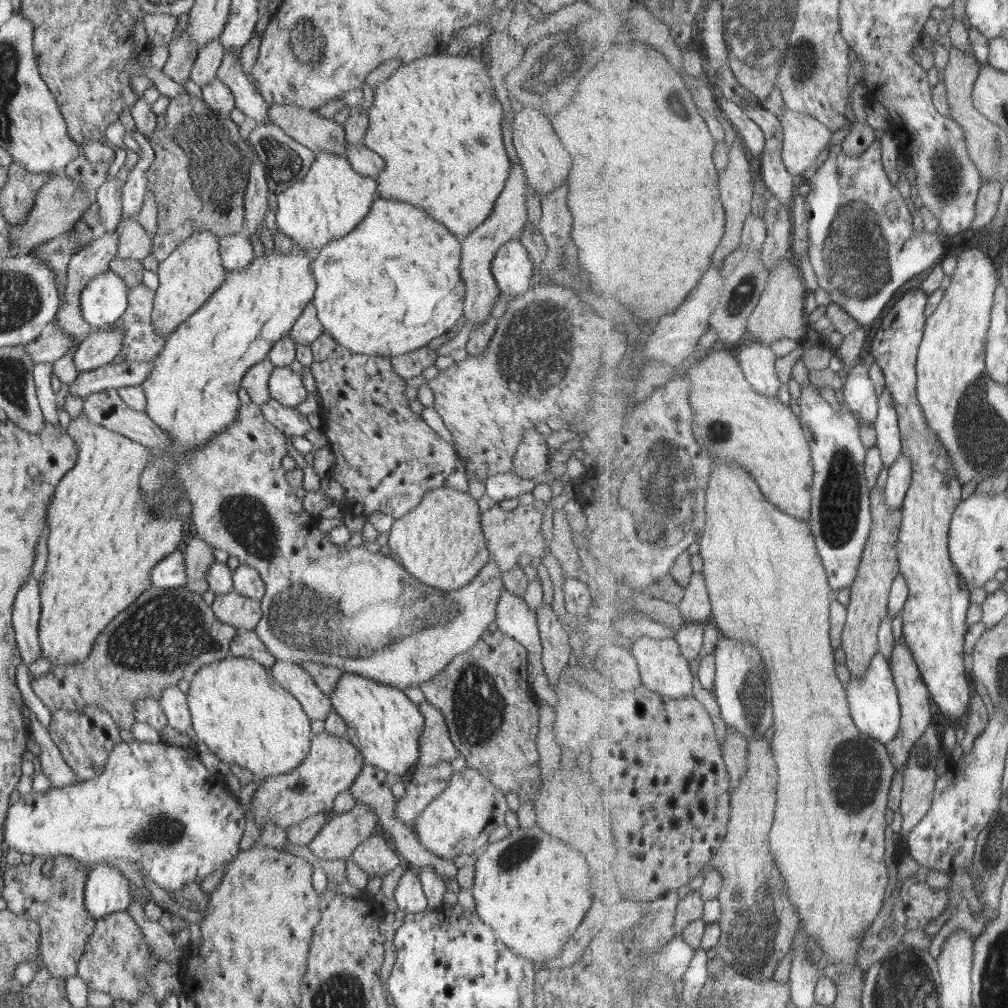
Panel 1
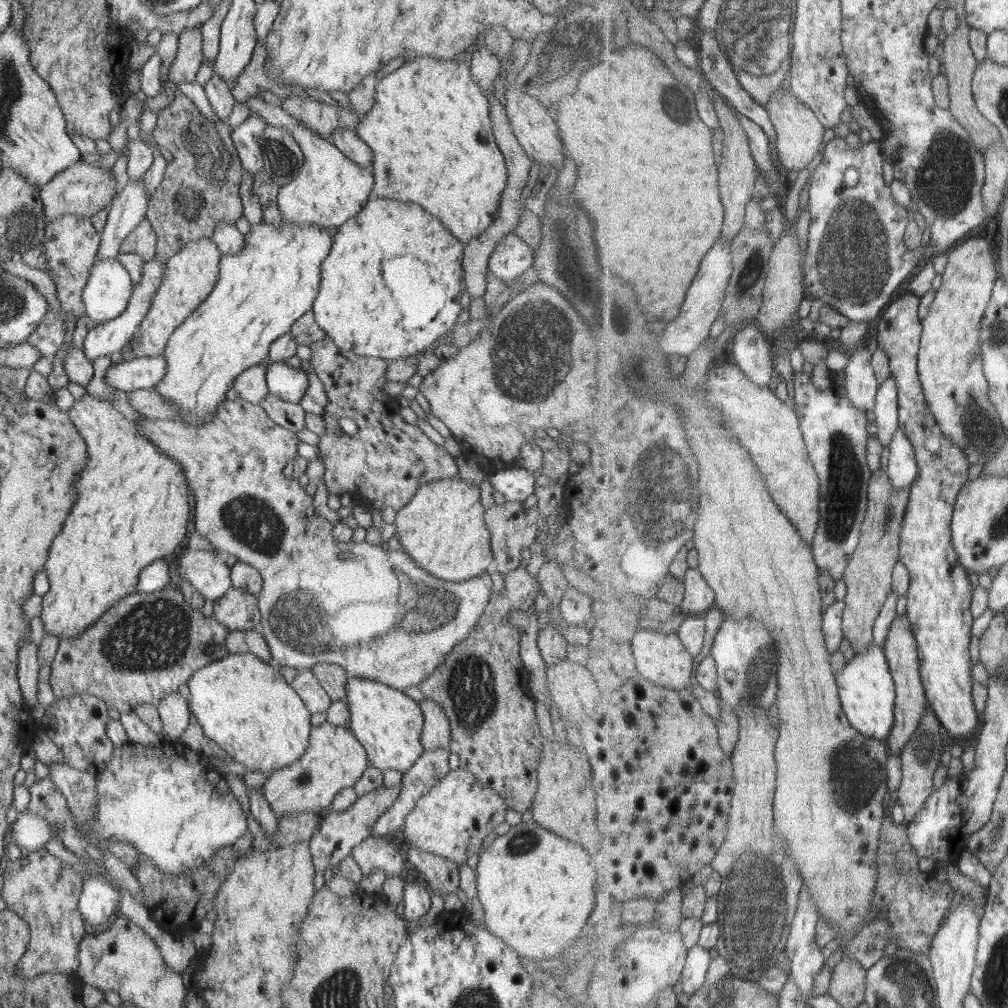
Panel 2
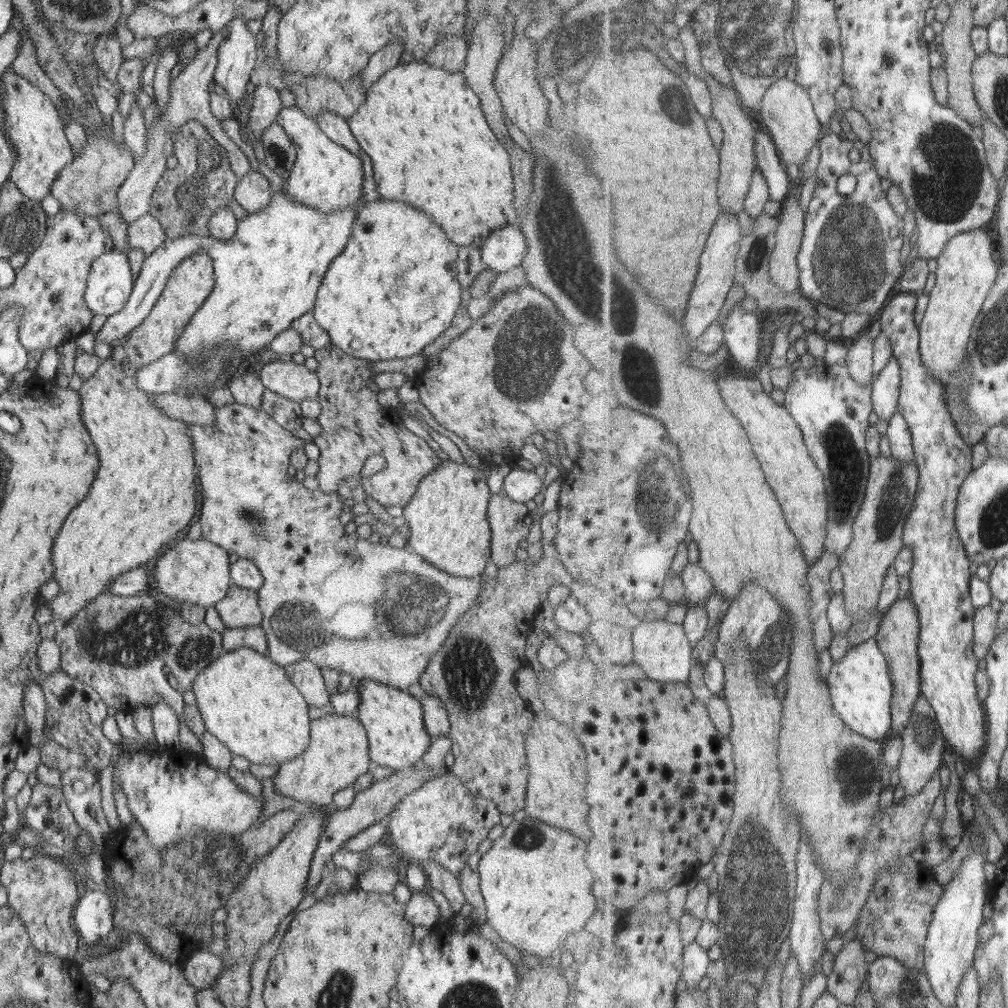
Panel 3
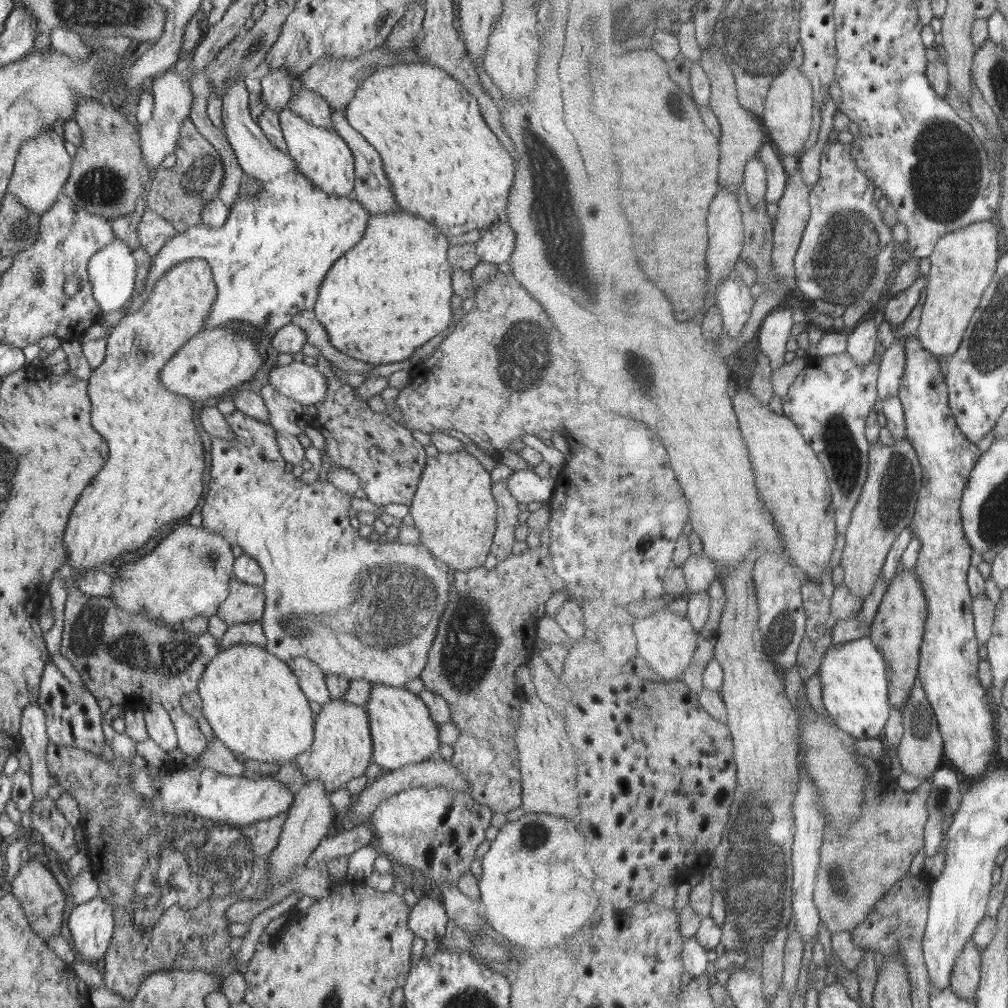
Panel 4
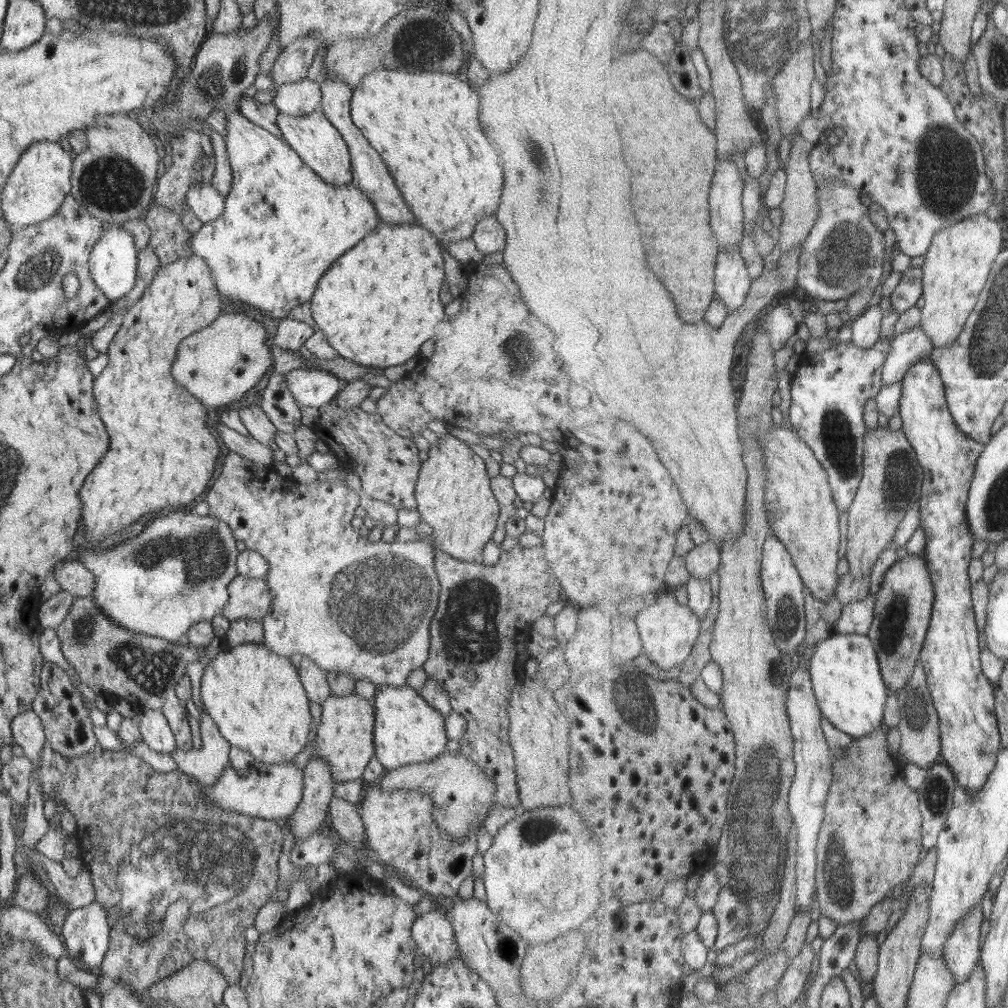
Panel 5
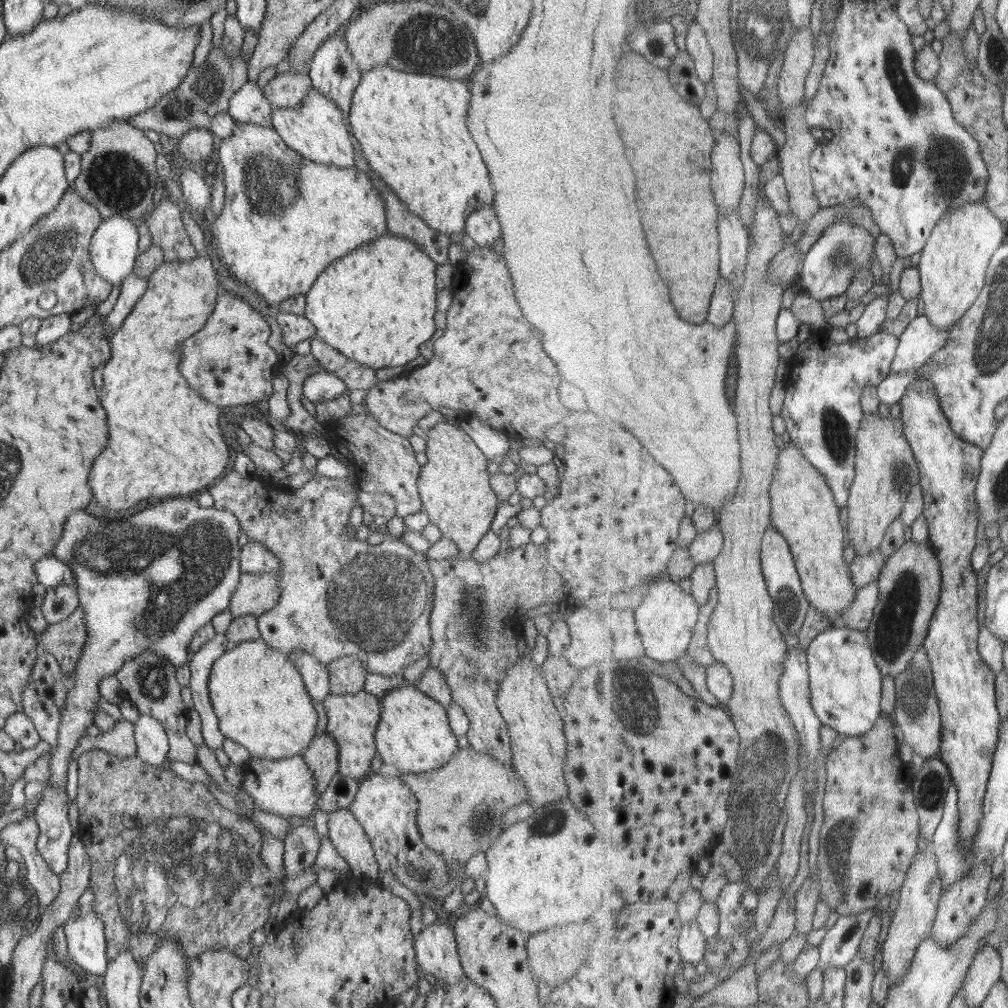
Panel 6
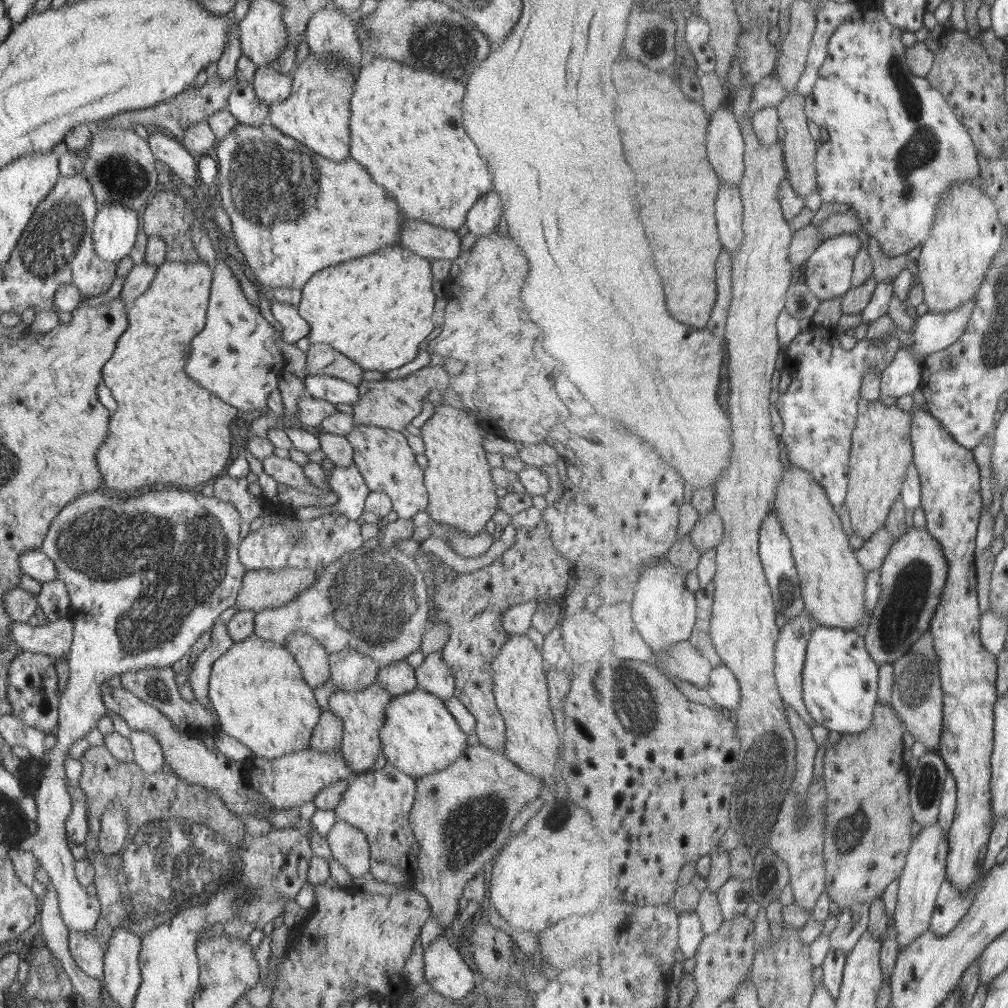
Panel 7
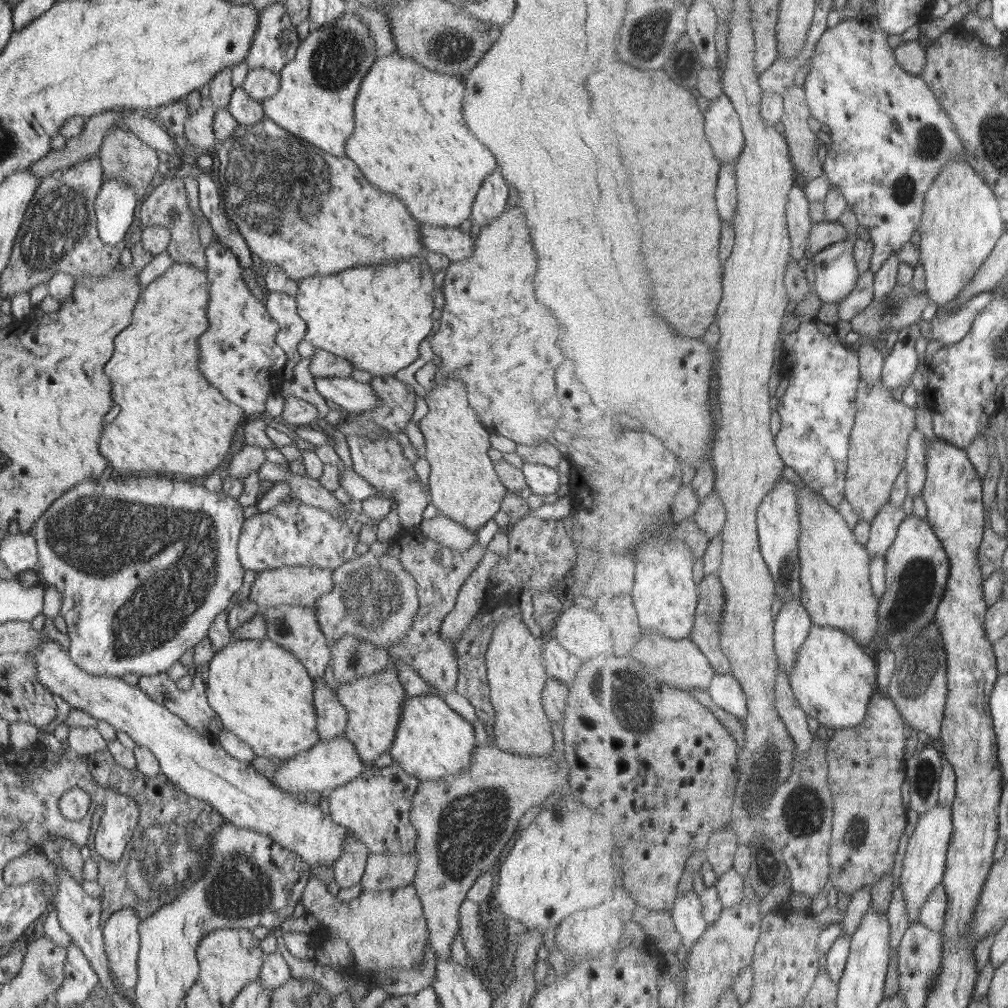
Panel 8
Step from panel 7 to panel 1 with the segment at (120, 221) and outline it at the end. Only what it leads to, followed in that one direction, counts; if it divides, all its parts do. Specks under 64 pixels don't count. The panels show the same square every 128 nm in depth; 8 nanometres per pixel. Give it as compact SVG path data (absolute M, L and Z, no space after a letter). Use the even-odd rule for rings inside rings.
M107 269L85 283L79 295L78 309L83 320L91 326L110 326L125 312L127 285Z

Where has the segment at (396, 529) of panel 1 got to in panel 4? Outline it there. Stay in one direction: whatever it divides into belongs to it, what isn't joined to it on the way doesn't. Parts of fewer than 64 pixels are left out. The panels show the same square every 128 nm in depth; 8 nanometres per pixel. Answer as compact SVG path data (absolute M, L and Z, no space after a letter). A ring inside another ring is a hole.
M463 448L426 458L408 514L420 533L419 544L446 568L475 569L490 553L497 510L490 484L490 474Z

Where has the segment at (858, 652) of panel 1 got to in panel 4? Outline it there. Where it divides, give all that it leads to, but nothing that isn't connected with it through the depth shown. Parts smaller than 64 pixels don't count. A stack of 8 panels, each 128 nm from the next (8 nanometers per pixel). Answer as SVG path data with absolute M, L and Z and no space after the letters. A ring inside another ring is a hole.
M908 439L898 440L892 446L877 442L870 450L870 474L864 486L853 520L847 529L846 547L841 566L845 584L863 600L875 592L875 585L886 565L895 542L907 529L916 514L921 490L924 488L924 467L918 450Z

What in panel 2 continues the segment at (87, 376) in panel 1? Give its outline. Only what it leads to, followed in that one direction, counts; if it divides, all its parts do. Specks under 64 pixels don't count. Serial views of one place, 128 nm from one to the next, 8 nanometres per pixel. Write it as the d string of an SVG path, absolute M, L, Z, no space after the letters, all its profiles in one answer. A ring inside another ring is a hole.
M161 354L110 363L104 370L103 380L106 386L111 385L122 391L153 389L163 374L165 357Z

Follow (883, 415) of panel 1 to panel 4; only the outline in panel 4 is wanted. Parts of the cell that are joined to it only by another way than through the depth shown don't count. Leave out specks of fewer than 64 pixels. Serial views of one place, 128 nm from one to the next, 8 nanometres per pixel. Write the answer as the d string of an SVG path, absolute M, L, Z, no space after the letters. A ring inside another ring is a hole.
M896 338L882 355L878 389L880 399L897 396L907 372L907 345Z

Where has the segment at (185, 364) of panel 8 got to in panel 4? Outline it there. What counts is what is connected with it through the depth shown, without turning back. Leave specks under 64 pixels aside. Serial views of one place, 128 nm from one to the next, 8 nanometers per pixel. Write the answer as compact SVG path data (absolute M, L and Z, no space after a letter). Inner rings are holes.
M184 259L181 262L173 265L167 272L163 273L151 293L147 295L145 303L139 307L139 309L133 311L120 318L120 321L115 325L115 327L109 332L106 337L105 342L105 356L103 362L97 366L97 368L91 370L89 378L87 379L87 395L90 400L90 424L92 428L107 442L108 448L108 458L103 464L103 467L93 476L93 480L89 482L89 486L83 488L81 496L77 498L71 514L69 514L69 522L65 528L65 533L63 536L63 546L65 546L65 551L67 551L67 556L69 558L69 566L71 567L71 577L70 582L74 584L74 579L79 579L83 577L83 573L87 571L95 571L102 569L109 569L112 567L113 560L121 558L123 554L129 554L129 552L135 552L139 548L143 547L151 537L155 534L155 531L159 529L160 533L164 533L164 529L175 524L175 522L180 522L186 520L191 514L193 508L203 492L203 470L205 470L205 462L203 462L203 444L201 444L201 436L193 424L193 400L187 399L179 394L173 394L167 389L164 389L161 384L159 384L159 370L165 366L167 360L177 352L177 349L186 341L191 338L191 336L198 333L205 322L205 316L209 312L213 300L216 296L216 286L212 279L211 270L207 261L204 259Z

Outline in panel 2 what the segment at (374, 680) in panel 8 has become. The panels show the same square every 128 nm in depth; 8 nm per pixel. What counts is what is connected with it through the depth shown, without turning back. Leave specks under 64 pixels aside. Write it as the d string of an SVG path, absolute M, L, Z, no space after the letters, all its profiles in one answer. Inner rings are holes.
M321 723L310 727L308 745L303 755L291 764L269 773L261 793L269 808L281 816L307 811L322 814L328 811L335 794L341 789L352 787L368 766L364 748L347 725Z

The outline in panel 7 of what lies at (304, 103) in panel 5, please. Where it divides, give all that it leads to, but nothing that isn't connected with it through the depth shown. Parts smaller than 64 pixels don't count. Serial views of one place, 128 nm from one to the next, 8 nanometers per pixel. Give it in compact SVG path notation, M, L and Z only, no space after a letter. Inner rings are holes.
M265 65L257 66L250 84L255 96L270 105L283 101L289 95L291 81L291 75L281 74Z

